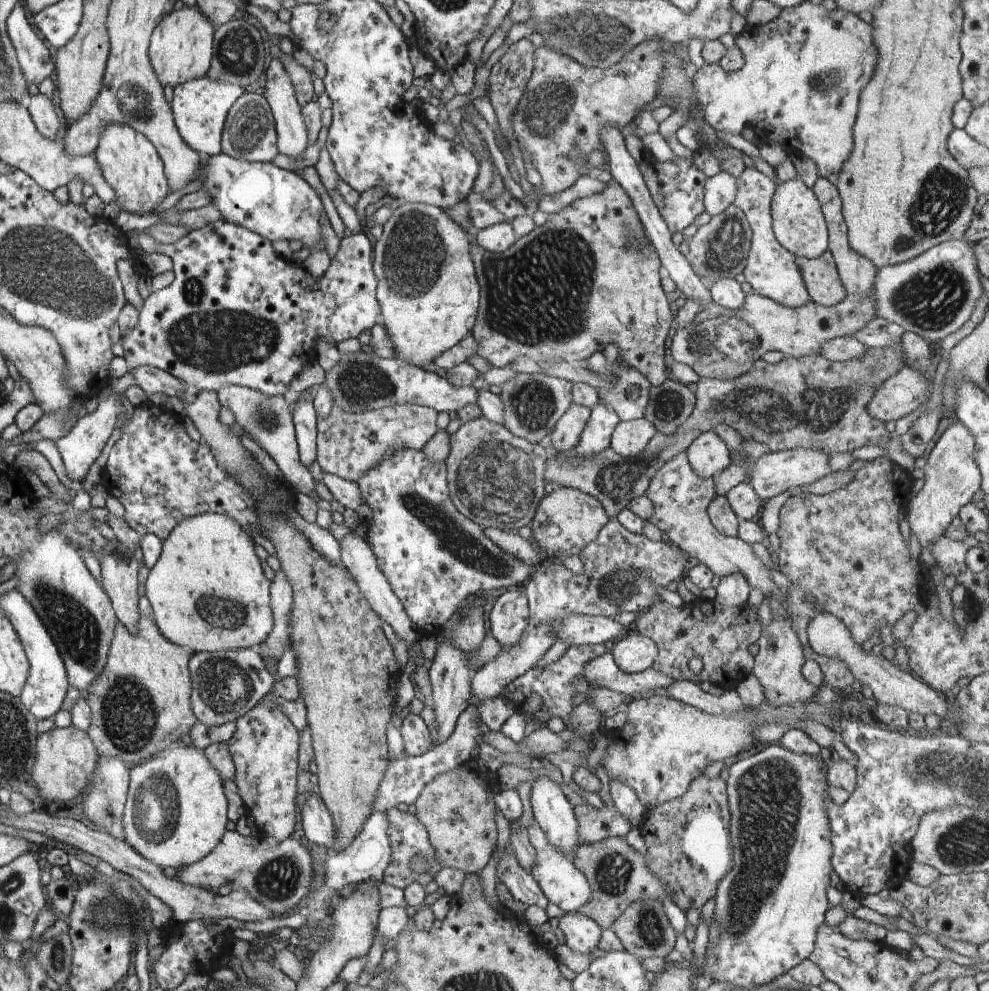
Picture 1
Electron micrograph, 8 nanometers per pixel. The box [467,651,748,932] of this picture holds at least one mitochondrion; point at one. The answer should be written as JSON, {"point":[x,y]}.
{"point":[613,872]}

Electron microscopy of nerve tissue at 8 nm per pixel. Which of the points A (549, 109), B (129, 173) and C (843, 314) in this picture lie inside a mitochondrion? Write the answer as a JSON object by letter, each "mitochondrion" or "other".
{"A":"mitochondrion","B":"other","C":"other"}

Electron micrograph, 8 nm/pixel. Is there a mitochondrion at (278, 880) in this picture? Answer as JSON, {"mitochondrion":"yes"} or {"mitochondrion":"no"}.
{"mitochondrion":"yes"}

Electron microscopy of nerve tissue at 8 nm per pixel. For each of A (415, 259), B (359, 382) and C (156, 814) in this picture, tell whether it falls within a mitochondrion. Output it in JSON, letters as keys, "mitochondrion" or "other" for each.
{"A":"mitochondrion","B":"mitochondrion","C":"mitochondrion"}

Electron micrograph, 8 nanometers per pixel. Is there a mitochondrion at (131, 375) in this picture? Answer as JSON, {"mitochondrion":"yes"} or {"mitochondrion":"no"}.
{"mitochondrion":"no"}

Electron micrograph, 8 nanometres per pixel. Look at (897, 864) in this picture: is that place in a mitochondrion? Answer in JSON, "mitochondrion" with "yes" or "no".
{"mitochondrion":"no"}

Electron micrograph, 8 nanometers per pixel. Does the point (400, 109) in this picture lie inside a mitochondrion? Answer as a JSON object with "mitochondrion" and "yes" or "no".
{"mitochondrion":"no"}

